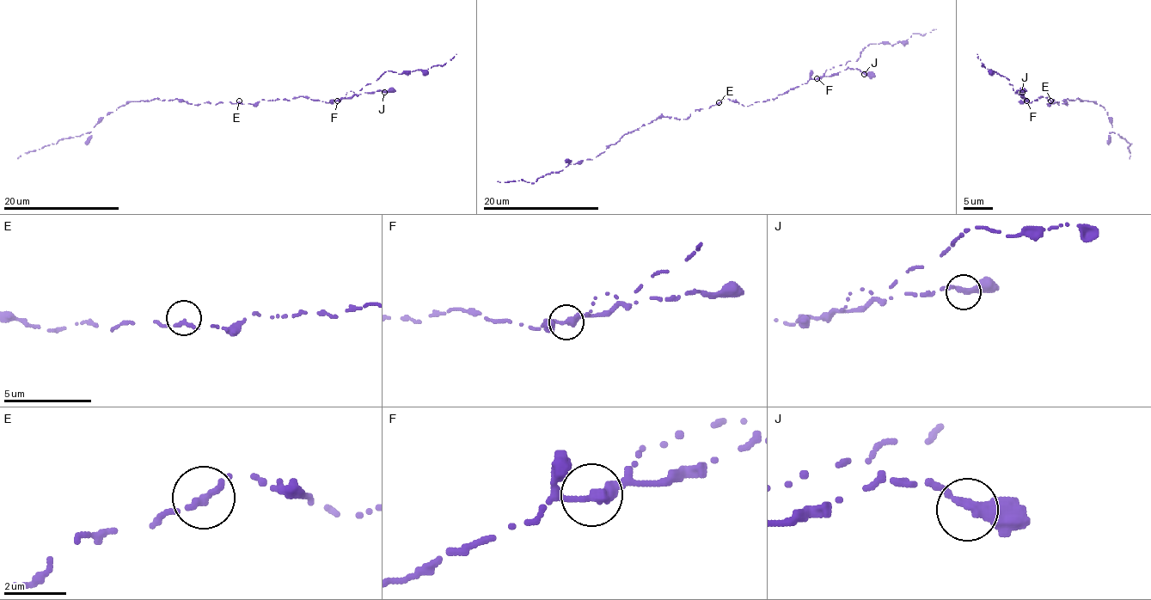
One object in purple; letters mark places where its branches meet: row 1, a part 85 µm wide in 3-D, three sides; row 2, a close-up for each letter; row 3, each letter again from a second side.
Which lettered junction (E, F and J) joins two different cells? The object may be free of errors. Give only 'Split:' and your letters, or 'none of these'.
Split: F

